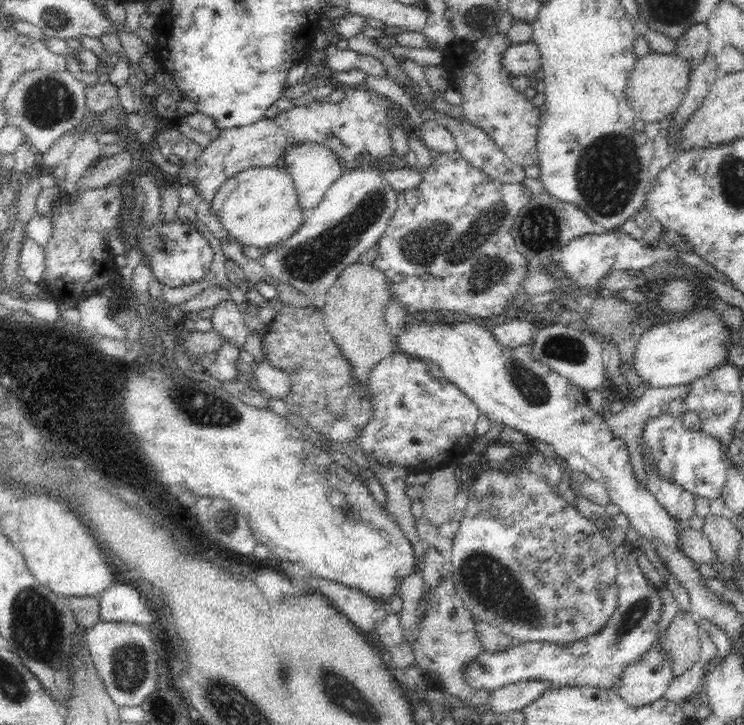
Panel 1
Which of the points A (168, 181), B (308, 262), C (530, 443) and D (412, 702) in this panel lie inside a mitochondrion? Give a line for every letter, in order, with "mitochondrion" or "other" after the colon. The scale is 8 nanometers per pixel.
A: other
B: mitochondrion
C: other
D: other

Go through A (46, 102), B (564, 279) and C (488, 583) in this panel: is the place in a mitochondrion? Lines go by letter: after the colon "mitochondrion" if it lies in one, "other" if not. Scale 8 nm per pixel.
A: mitochondrion
B: other
C: mitochondrion

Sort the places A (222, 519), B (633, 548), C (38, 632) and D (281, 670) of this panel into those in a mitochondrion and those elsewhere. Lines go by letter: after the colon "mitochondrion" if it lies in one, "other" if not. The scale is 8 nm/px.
A: mitochondrion
B: other
C: mitochondrion
D: mitochondrion

